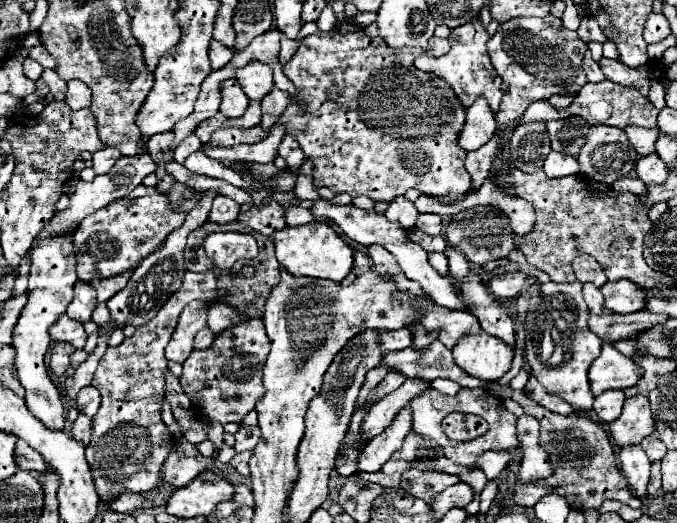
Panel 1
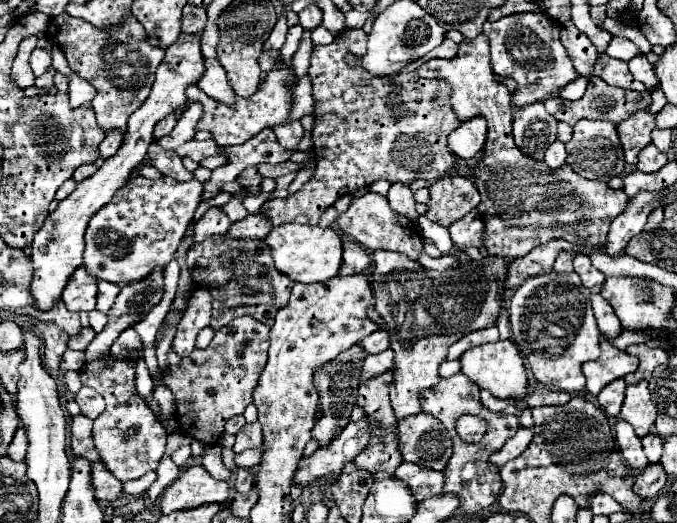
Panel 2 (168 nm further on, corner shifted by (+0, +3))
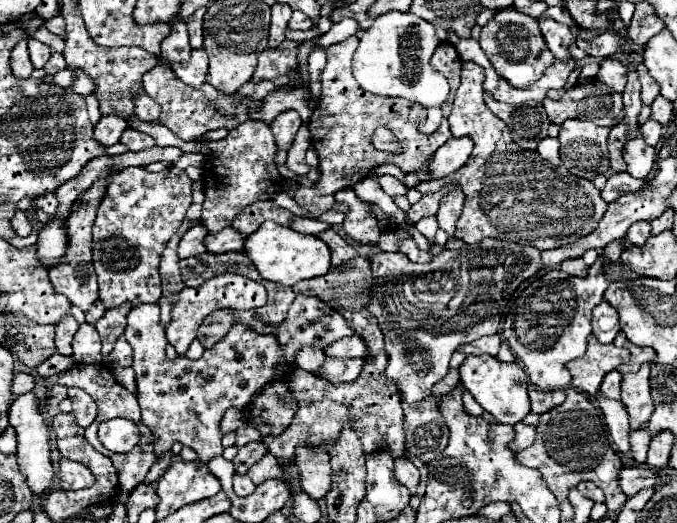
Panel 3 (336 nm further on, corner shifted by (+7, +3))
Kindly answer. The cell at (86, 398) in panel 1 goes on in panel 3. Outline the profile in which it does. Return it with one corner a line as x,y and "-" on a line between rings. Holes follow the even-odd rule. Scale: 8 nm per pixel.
69,388
69,400
73,402
73,414
75,414
77,424
87,428
97,416
95,400
81,388

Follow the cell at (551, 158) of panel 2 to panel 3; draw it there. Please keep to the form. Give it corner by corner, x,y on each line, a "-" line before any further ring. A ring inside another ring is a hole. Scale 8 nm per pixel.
543,138
537,146
537,152
541,154
543,160
551,162
551,164
561,164
559,160
559,140
557,138

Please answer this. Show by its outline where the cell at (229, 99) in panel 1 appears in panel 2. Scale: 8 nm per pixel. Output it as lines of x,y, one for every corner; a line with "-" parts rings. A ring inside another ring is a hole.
204,60
204,66
206,66
204,76
198,80
196,86
200,90
204,90
210,98
218,100
218,102
234,104
236,94
234,94
234,90
228,84
226,70
222,68
222,64
218,60

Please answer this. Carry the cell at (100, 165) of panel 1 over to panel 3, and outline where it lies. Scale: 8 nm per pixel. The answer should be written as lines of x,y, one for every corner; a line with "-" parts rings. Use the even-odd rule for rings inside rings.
105,116
95,126
95,140
101,146
113,146
119,142
121,134
127,130
127,120
121,120
119,116

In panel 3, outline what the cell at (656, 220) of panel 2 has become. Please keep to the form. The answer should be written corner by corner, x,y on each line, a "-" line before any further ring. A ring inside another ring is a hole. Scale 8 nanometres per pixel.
641,220
641,222
633,224
633,228
629,228
629,232
627,232
629,242
635,244
635,246
645,244
645,240
647,240
649,236
651,236
651,224
649,224
647,220

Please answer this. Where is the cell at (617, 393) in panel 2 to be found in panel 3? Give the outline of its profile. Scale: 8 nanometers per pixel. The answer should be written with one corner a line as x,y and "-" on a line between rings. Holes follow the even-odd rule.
617,370
609,372
605,376
605,380
601,382
601,388
599,388
601,396
611,398
611,400
619,400
619,384
621,384
621,374

